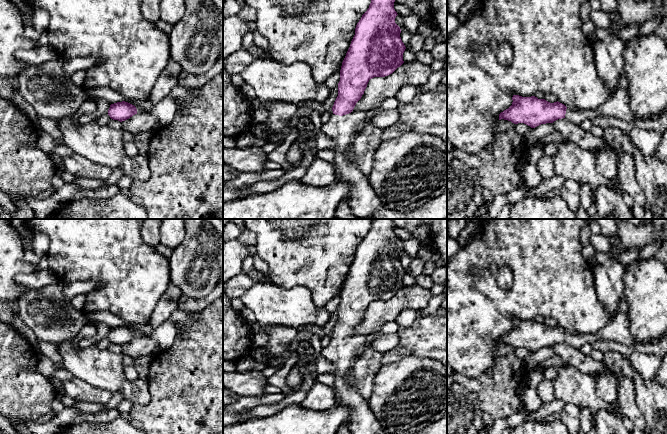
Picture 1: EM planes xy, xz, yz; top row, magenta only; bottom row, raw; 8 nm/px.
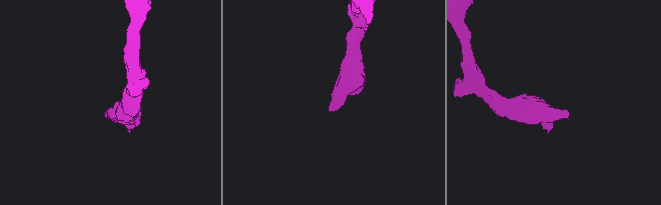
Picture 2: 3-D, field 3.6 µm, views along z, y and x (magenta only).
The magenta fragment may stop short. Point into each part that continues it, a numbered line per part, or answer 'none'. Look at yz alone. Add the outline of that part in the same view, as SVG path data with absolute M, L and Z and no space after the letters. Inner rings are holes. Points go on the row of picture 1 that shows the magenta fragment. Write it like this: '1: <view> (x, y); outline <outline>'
1: yz (618, 105); outline M618 88L605 103L596 109L583 110L567 107L565 114L567 120L577 125L584 120L592 121L598 116L611 116L625 122L638 120L631 110L629 93L626 88Z

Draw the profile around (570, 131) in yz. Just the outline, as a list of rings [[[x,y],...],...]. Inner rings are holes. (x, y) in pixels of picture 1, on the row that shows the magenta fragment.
[[[558,119],[553,123],[554,129],[566,140],[571,141],[583,149],[597,153],[600,148],[611,149],[611,145],[602,137],[593,136],[590,131],[583,130],[579,125],[567,120]]]

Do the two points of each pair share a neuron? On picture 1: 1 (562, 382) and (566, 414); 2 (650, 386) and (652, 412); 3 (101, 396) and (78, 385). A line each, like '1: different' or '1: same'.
1: different
2: same
3: same

